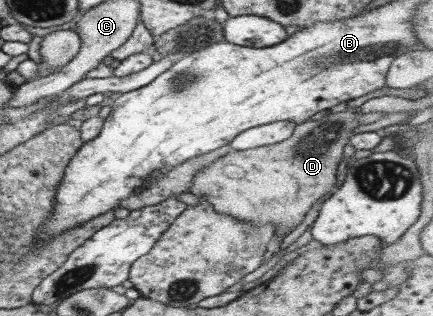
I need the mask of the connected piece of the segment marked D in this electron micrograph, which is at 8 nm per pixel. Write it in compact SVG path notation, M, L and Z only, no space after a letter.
M348 108L327 113L318 120L296 124L292 134L278 143L231 150L196 172L189 192L208 200L216 212L248 222L250 227L272 224L274 236L282 236L294 230L324 194L333 193L344 145L354 134L352 129L360 125L356 115L357 111Z

